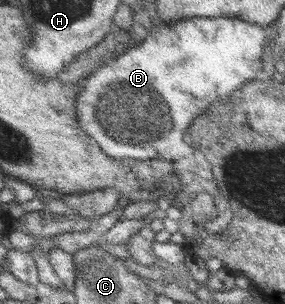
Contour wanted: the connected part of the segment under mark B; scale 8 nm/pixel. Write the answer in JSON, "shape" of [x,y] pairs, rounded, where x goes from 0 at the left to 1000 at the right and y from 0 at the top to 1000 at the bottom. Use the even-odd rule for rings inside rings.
{"shape":[[[712,56],[561,76],[516,109],[509,128],[477,138],[477,148],[432,168],[421,184],[372,201],[288,266],[288,299],[267,313],[263,339],[274,411],[389,520],[526,526],[558,516],[604,536],[646,641],[681,655],[691,635],[723,632],[751,648],[765,727],[751,727],[751,747],[730,747],[730,760],[789,760],[828,727],[828,714],[811,674],[772,648],[747,582],[740,520],[691,500],[642,451],[677,395],[723,359],[740,359],[758,336],[793,326],[796,313],[860,273],[926,253],[916,188],[937,118],[940,99],[905,79],[821,59]]]}

